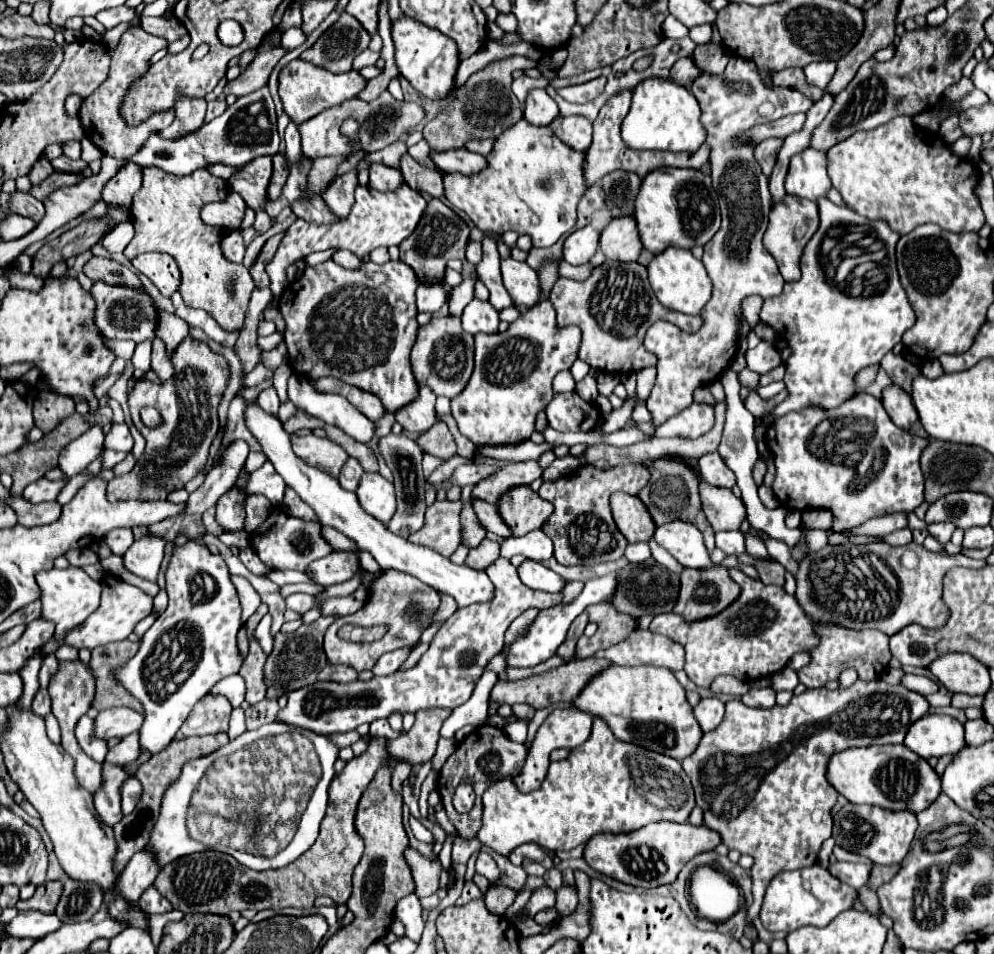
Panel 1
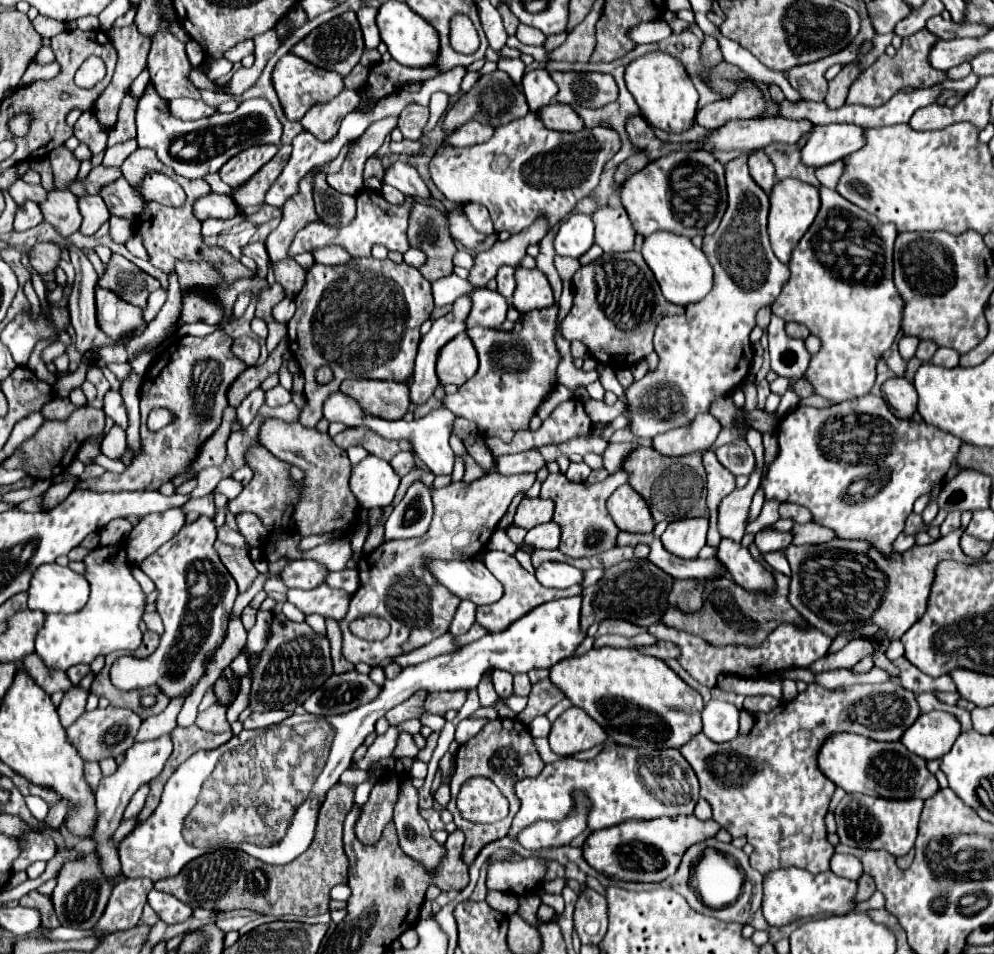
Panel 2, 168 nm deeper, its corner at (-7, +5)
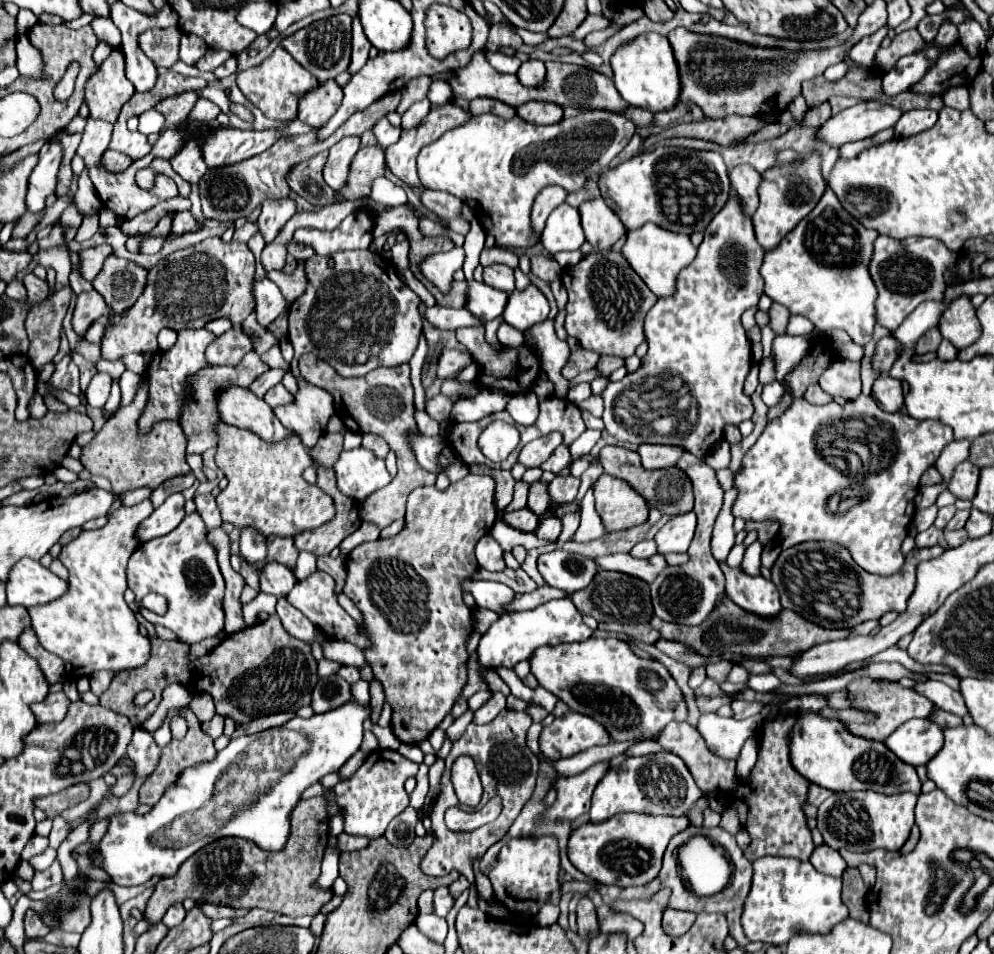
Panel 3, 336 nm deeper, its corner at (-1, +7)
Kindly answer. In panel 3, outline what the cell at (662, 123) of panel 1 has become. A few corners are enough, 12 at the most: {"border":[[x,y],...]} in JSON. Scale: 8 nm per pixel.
{"border":[[640,34],[610,56],[618,94],[650,112],[680,96],[662,34]]}

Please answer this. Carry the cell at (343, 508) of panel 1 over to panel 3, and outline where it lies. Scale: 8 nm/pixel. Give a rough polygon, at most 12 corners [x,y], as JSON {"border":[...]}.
{"border":[[464,580],[476,606],[508,614],[516,592],[500,582]]}

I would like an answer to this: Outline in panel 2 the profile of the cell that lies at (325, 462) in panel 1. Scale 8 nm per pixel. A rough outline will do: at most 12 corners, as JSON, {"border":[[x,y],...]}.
{"border":[[270,418],[260,442],[304,472],[302,536],[352,530],[352,466],[330,434]]}

